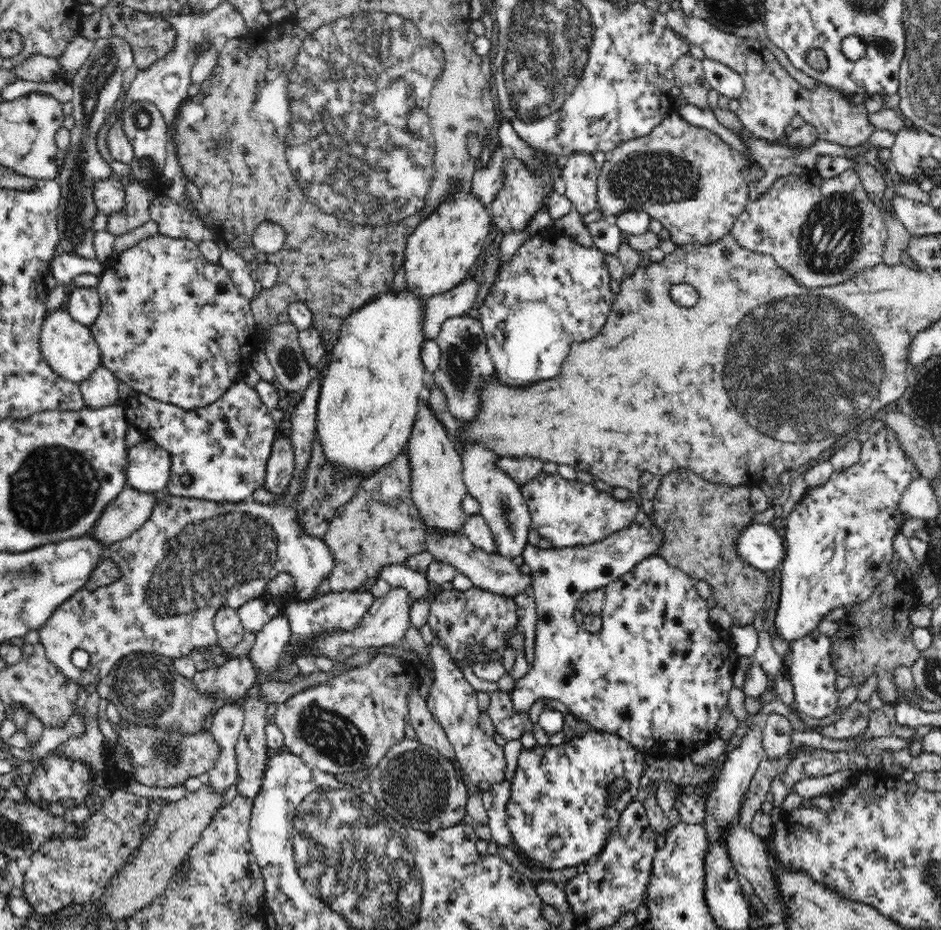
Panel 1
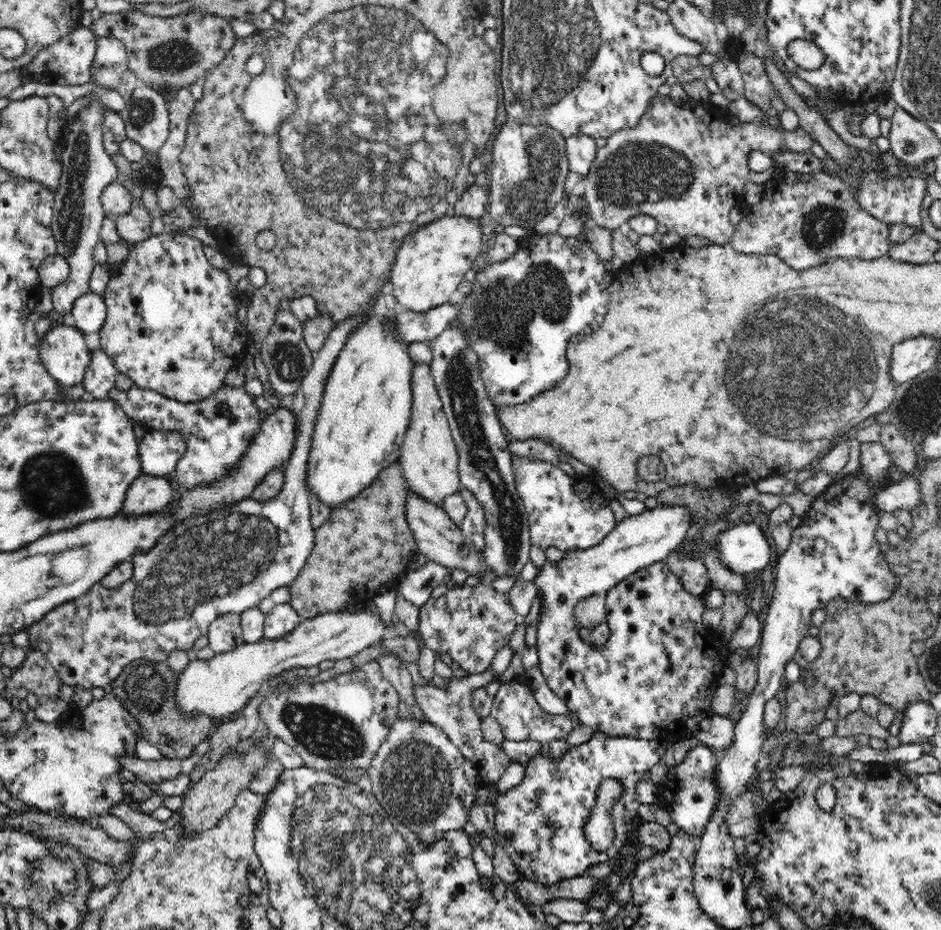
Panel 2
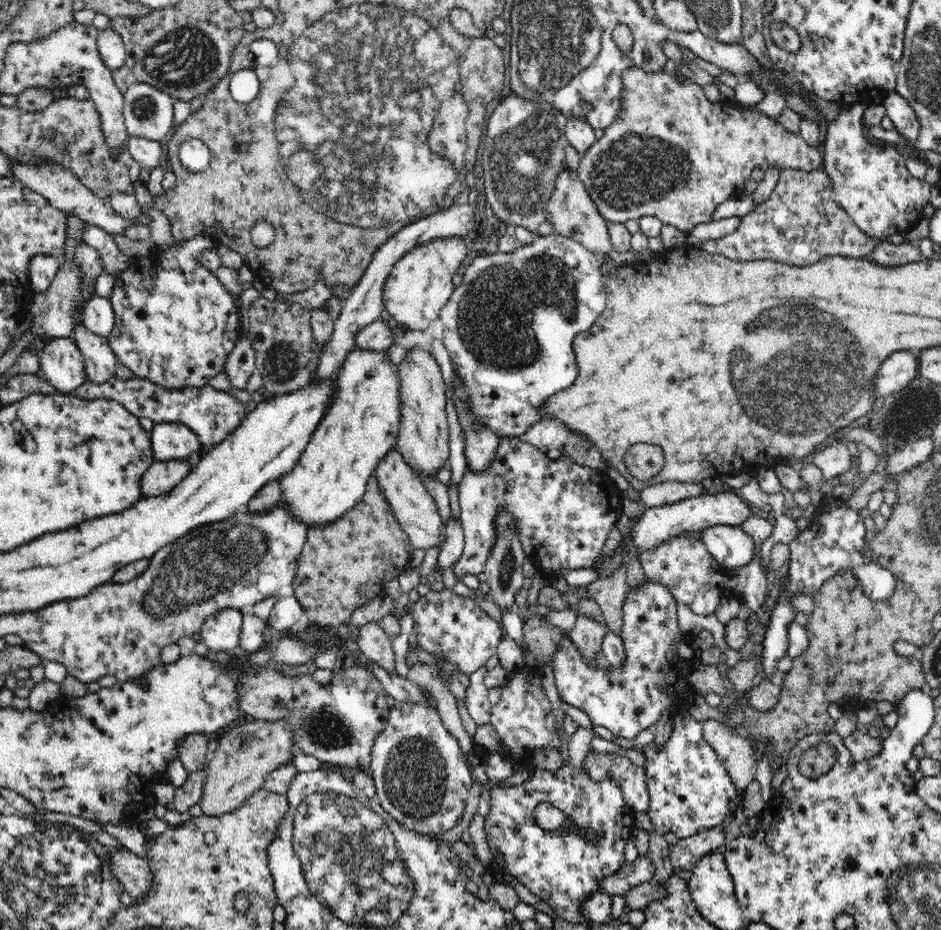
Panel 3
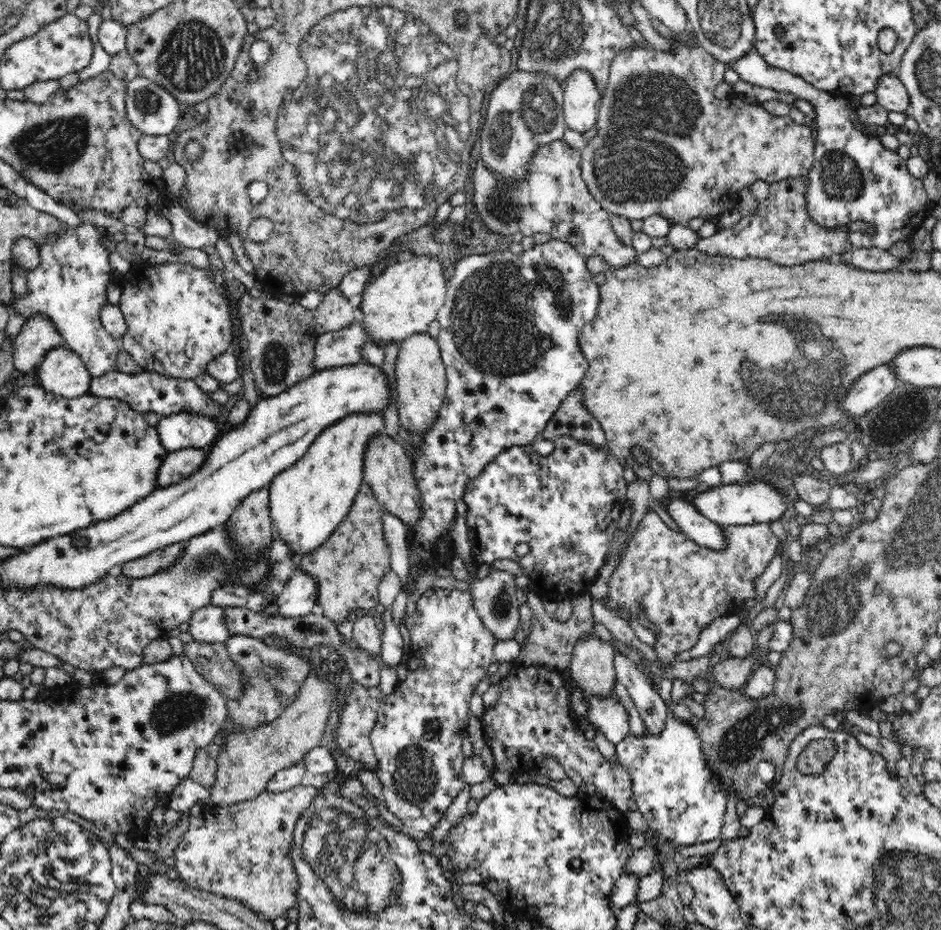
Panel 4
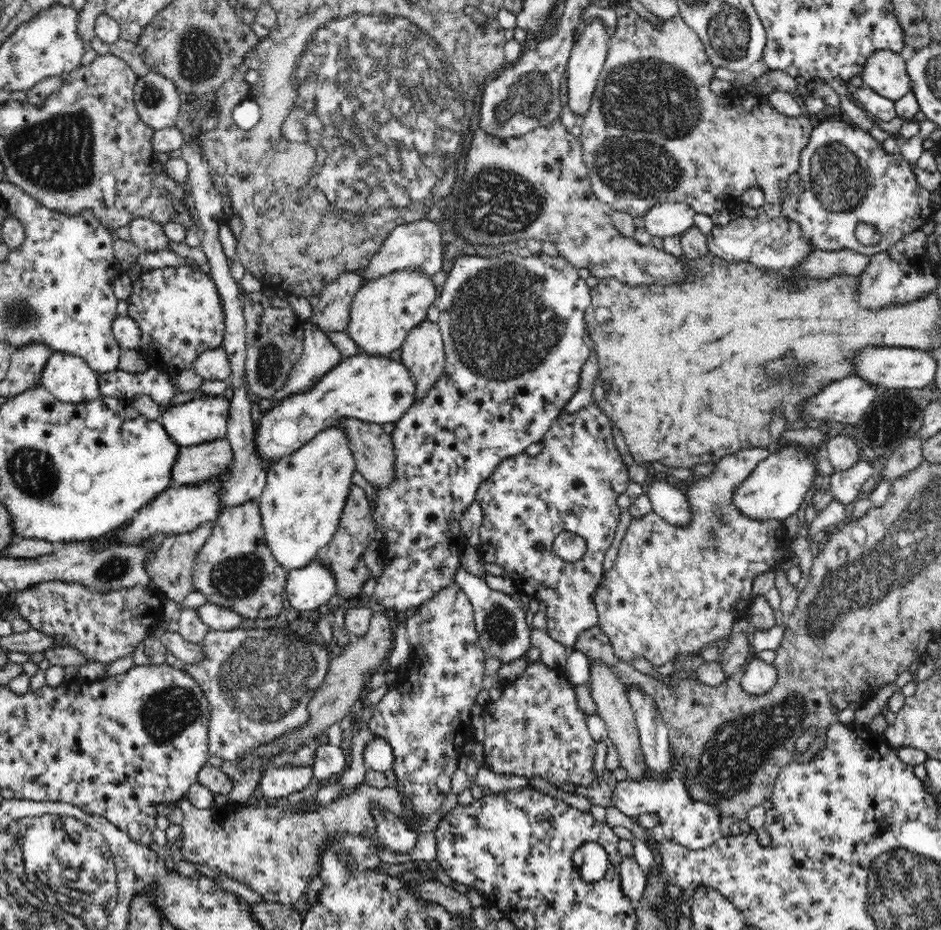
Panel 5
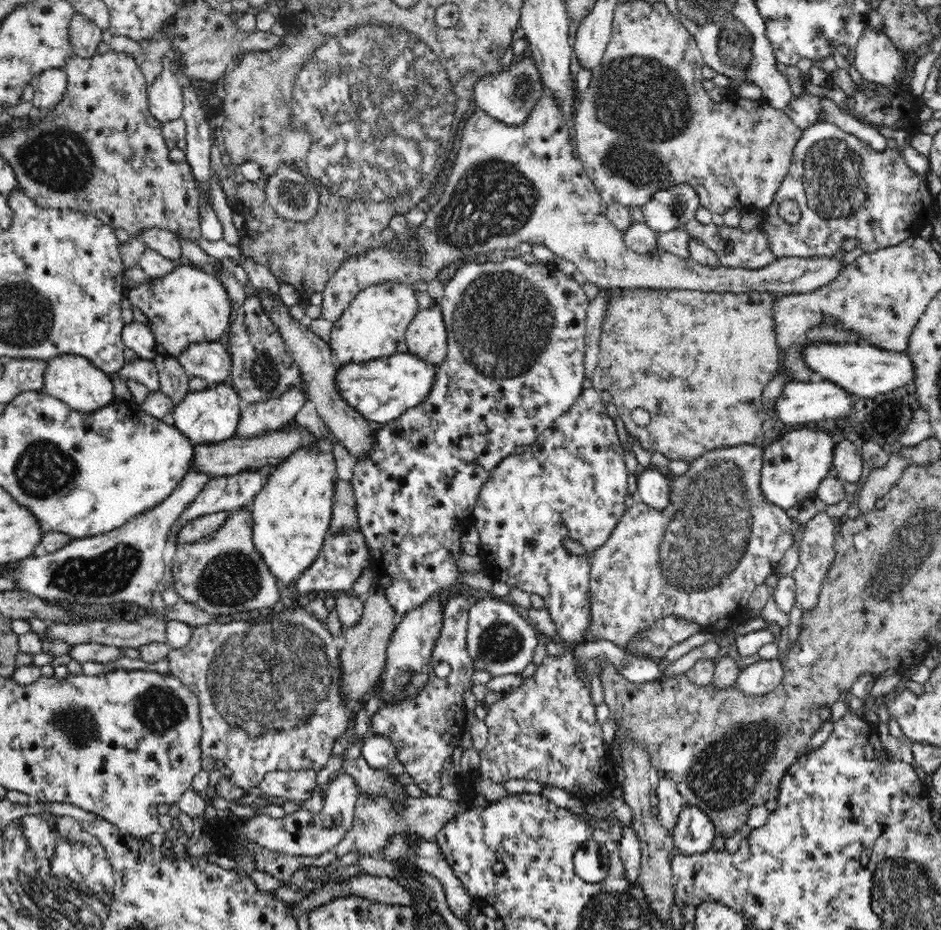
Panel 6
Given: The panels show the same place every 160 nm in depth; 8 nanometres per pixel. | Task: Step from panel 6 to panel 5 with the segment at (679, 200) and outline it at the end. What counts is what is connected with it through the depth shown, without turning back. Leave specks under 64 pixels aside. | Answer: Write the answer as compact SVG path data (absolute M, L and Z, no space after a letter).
M662 202L644 214L645 229L653 238L680 236L694 226L696 213L685 202Z

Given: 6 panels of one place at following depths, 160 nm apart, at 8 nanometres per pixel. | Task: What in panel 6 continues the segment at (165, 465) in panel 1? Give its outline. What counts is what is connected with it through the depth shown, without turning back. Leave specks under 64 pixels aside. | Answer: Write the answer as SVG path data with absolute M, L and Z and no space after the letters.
M226 383L214 384L202 391L189 392L175 408L171 416L172 423L182 434L187 435L195 445L210 445L228 440L236 434L240 418L240 395Z

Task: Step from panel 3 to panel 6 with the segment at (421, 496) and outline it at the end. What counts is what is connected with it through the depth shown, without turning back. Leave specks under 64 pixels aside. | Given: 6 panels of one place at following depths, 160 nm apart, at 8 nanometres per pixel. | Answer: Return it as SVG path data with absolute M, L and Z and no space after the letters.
M269 292L255 294L261 301L261 306L265 309L265 313L269 315L272 324L276 325L276 330L280 333L281 340L288 350L289 356L299 366L302 372L302 380L307 386L308 398L314 403L316 410L324 421L325 426L331 430L333 436L338 440L348 452L360 458L360 454L368 454L368 450L372 450L372 430L368 421L355 409L352 408L343 398L338 387L336 387L336 374L339 373L330 361L330 347L315 332L312 332L308 323L298 322L290 316L290 310L281 299L274 297Z

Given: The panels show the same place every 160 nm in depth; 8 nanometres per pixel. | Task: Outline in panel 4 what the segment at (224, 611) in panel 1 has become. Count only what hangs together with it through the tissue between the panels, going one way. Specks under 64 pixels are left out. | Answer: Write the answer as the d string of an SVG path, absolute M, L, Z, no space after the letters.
M222 606L198 608L184 628L194 640L210 644L224 643L232 635L226 626L226 613Z

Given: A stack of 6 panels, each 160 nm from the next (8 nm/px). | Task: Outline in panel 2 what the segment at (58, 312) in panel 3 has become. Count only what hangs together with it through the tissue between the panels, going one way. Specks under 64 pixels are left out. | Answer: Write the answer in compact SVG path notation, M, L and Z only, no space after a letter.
M95 95L89 97L92 102L78 111L79 120L69 126L64 143L61 144L63 168L58 188L54 192L54 220L51 227L57 243L57 255L62 256L69 265L69 278L52 288L54 292L51 292L54 310L60 312L60 316L70 316L70 310L74 308L78 297L90 291L89 281L95 268L93 251L101 240L100 226L105 213L101 196L110 183L117 181L116 165L106 152L102 137L106 104L98 101Z

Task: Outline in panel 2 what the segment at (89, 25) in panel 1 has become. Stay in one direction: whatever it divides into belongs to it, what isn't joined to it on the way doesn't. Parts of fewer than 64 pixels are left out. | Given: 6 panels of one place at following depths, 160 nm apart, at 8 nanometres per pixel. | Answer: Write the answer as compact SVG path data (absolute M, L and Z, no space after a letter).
M126 10L118 13L104 13L102 17L93 20L89 26L96 37L113 37L120 40L127 50L128 68L134 72L142 85L169 86L171 88L188 88L198 80L206 78L209 70L219 64L228 52L235 46L236 33L230 26L229 19L214 15L189 15L153 17L136 10Z

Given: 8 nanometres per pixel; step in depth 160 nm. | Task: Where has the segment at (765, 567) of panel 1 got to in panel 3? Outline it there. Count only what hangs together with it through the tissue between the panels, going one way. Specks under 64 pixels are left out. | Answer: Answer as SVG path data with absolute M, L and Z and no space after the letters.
M714 525L700 531L706 549L723 566L736 570L752 558L752 537L744 533L741 525Z

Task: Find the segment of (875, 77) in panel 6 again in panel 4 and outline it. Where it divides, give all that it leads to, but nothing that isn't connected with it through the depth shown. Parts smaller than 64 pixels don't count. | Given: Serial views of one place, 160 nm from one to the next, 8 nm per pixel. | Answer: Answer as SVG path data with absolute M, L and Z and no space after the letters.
M890 72L880 76L876 82L877 103L881 104L888 112L906 112L911 113L909 94L898 77L897 72Z

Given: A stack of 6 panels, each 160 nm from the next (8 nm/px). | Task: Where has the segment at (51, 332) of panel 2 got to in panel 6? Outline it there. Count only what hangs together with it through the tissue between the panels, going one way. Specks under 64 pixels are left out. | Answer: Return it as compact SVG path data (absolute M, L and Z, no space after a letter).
M65 354L47 361L44 391L81 413L92 413L114 401L114 382L109 374L94 366L88 358Z

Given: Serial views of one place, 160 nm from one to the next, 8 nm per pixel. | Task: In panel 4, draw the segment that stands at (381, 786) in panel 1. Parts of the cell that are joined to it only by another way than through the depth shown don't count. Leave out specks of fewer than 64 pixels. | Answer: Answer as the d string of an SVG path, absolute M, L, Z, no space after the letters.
M437 587L422 594L416 604L414 613L405 622L411 638L409 659L395 689L384 696L383 703L377 704L376 725L369 737L378 760L374 771L382 784L384 804L403 823L403 831L420 841L430 835L452 801L467 788L462 773L465 760L462 740L469 735L470 697L486 676L488 666L495 662L492 650L497 640L484 628L468 591Z

